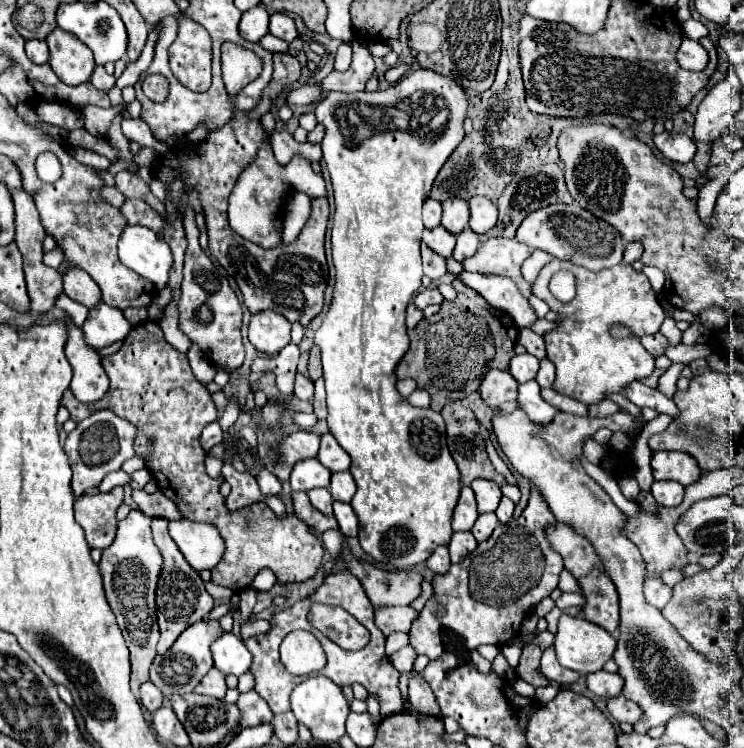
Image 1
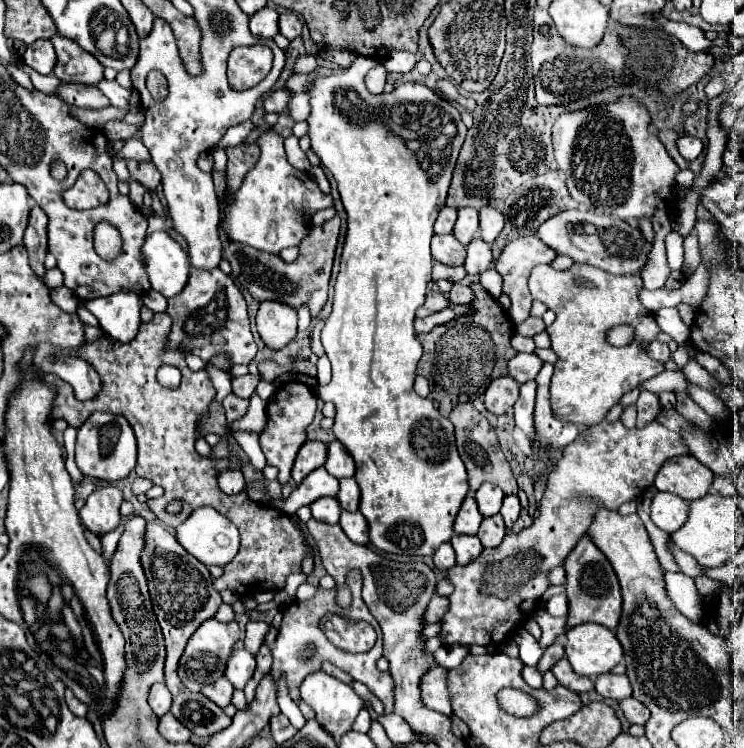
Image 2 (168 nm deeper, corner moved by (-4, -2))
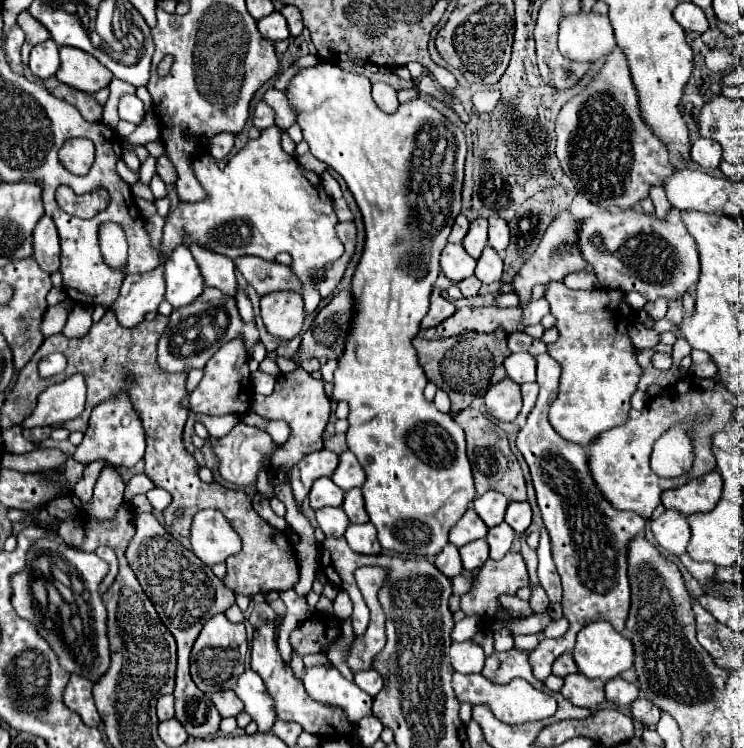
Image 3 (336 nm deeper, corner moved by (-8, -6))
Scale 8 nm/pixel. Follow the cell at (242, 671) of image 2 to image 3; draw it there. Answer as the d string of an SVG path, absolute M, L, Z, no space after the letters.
M250 668L244 670L236 682L234 692L244 702L244 710L252 716L252 720L256 720L258 730L268 732L272 728L272 722L276 720L276 716L274 716L272 698L268 694L260 674L256 674Z

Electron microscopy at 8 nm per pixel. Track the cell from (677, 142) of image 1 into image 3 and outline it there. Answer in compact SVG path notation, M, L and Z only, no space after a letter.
M698 138L690 148L690 158L702 168L718 168L722 160L722 146L716 140Z

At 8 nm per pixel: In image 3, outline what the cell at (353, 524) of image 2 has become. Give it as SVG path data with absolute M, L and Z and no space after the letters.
M366 522L366 524L350 524L346 528L346 534L344 538L348 540L350 548L360 552L360 554L380 554L382 548L376 540L376 528L372 522Z

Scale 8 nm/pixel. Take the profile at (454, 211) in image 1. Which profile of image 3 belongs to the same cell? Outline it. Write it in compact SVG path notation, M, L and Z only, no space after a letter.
M476 218L470 222L470 230L462 240L464 250L472 256L472 258L480 258L482 248L486 246L486 230L488 230L488 220L486 218Z

